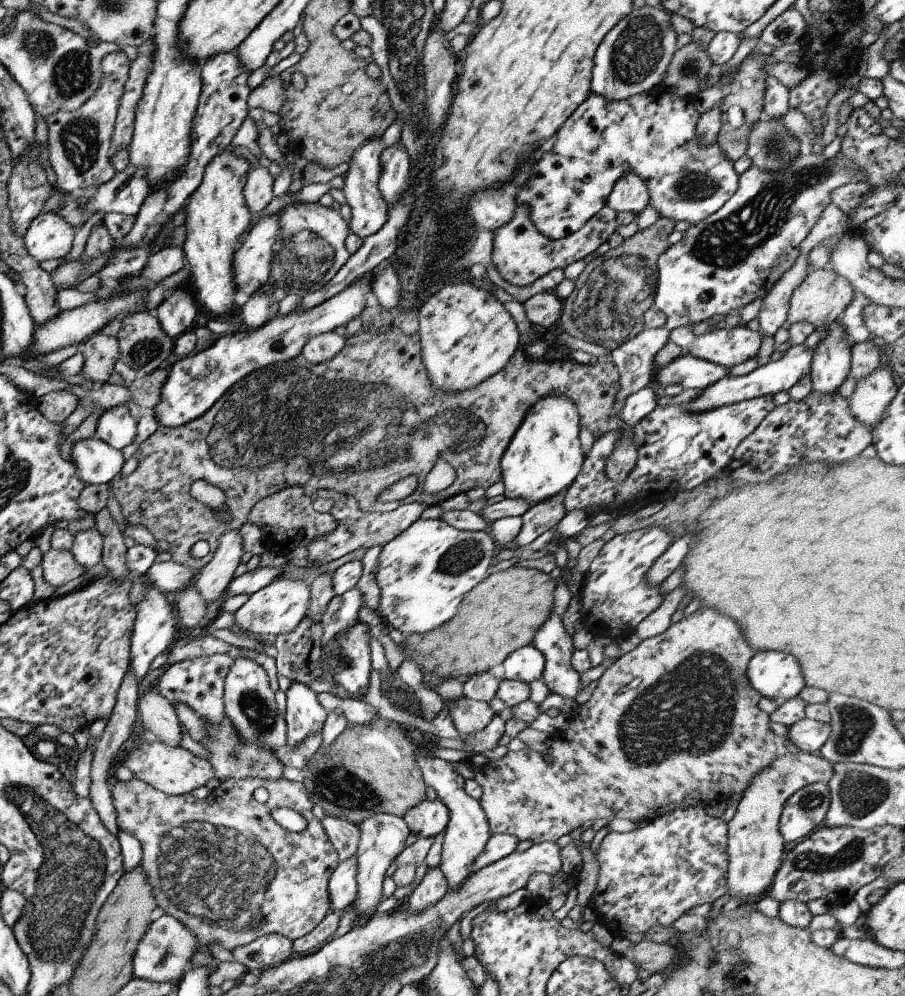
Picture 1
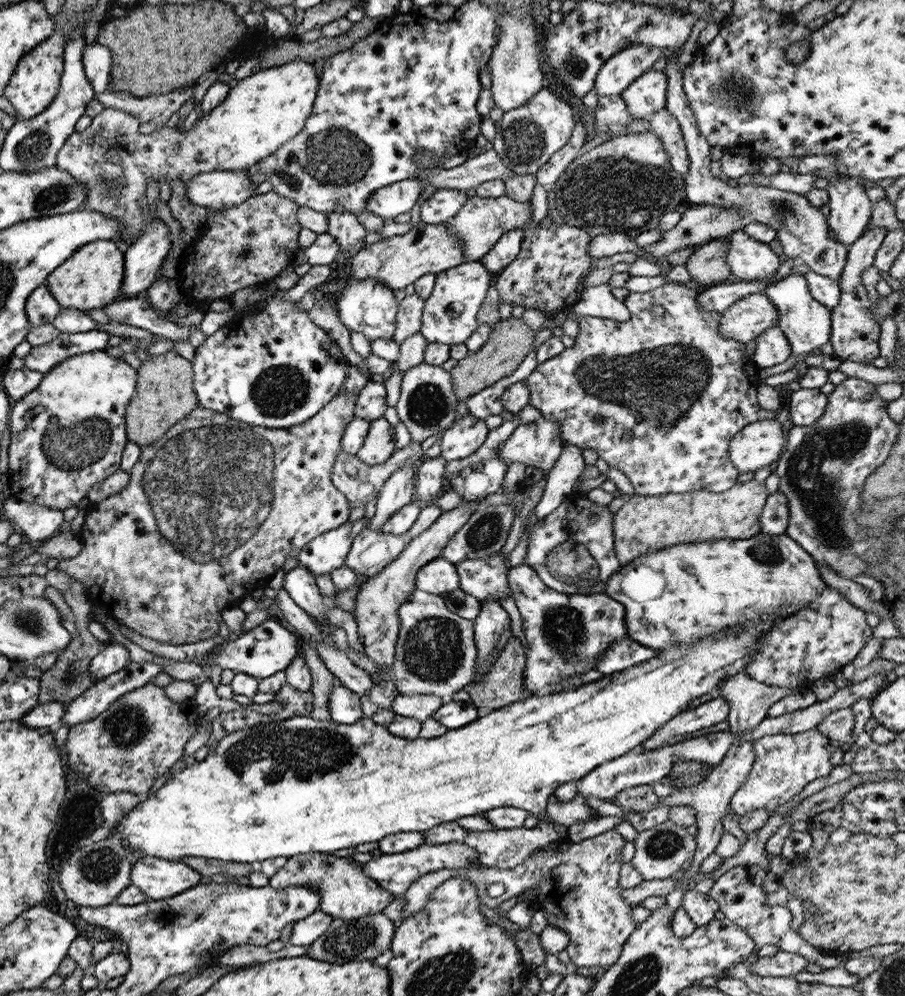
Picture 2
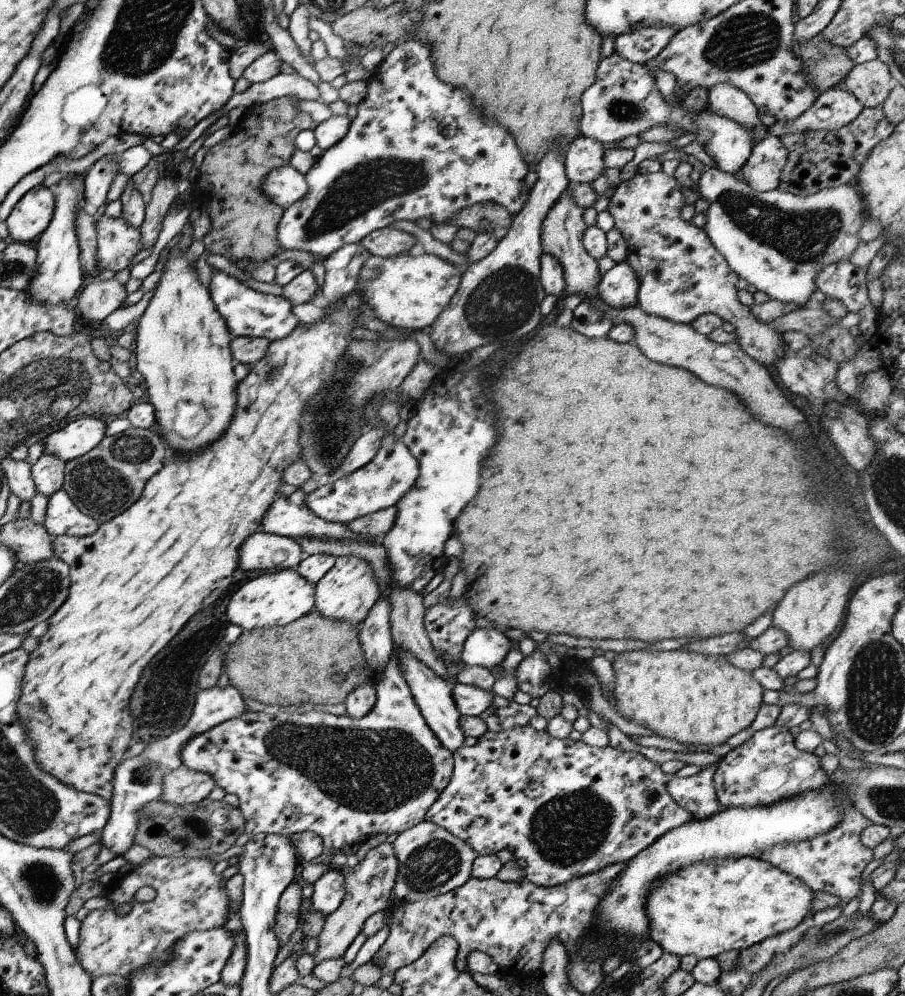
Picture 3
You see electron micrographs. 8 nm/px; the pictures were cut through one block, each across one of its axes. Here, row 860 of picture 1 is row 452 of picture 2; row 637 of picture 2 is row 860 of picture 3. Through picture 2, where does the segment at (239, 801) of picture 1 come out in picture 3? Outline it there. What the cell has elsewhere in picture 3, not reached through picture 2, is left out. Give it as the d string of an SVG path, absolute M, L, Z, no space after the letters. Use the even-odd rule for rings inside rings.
M152 856L149 860L134 866L125 875L117 874L106 886L107 892L103 897L111 907L93 910L80 922L79 942L74 952L78 965L91 979L102 975L127 977L131 972L166 964L170 960L174 943L185 934L223 927L230 914L230 901L226 894L225 881L220 874L213 872L214 865L209 857L157 858ZM144 886L151 887L155 891L155 898L151 902L136 902L133 900L133 894ZM124 903L131 904L131 910L126 915L121 915L113 906Z

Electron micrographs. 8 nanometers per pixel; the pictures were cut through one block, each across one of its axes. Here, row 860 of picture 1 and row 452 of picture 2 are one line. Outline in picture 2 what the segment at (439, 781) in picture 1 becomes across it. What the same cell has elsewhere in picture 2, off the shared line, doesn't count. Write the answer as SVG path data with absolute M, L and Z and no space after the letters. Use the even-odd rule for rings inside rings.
M467 412L439 434L440 457L452 461L473 454L485 440L487 431L483 421Z

